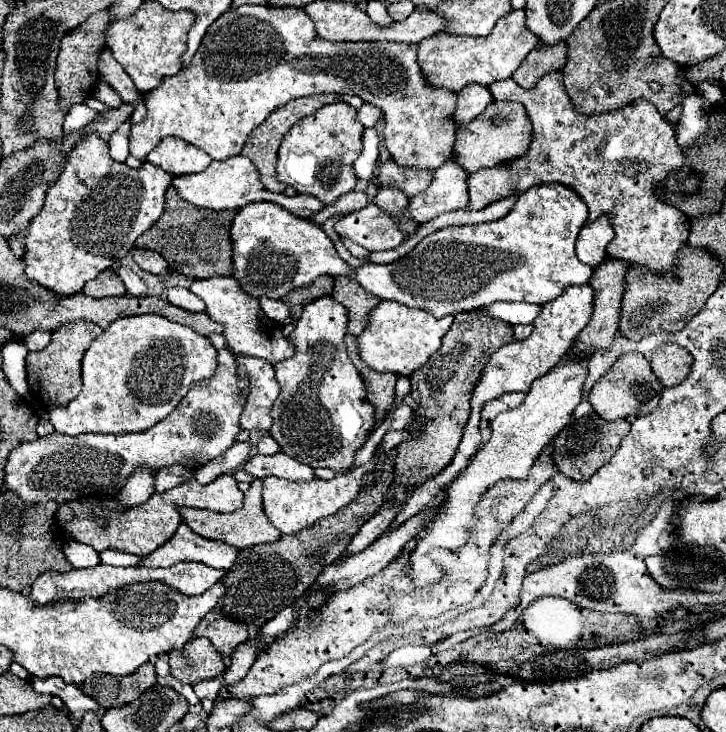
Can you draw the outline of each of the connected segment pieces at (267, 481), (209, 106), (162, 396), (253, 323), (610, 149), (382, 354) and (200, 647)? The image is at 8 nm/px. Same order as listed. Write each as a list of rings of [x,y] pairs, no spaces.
[[[360,466],[354,468],[352,472],[340,474],[332,480],[312,480],[312,482],[290,482],[290,480],[280,480],[280,478],[264,478],[264,512],[268,520],[282,532],[282,534],[294,534],[316,520],[338,512],[340,508],[348,506],[360,492],[362,478],[364,474],[370,472],[370,466]]]
[[[244,4],[244,6],[238,6],[238,8],[230,8],[228,12],[224,12],[206,32],[206,36],[202,38],[202,44],[198,48],[198,52],[194,54],[192,62],[180,70],[178,74],[174,76],[168,76],[162,80],[162,84],[144,94],[144,102],[146,102],[146,108],[148,108],[148,114],[144,116],[144,120],[140,124],[132,124],[132,130],[130,130],[130,154],[142,162],[146,162],[146,156],[148,152],[152,152],[162,138],[168,138],[168,136],[174,136],[174,138],[182,138],[194,146],[198,146],[200,150],[204,150],[206,154],[210,154],[212,160],[226,160],[226,158],[232,158],[232,156],[238,156],[240,150],[244,148],[246,144],[246,138],[248,134],[260,126],[276,108],[284,106],[286,102],[294,100],[294,98],[302,98],[302,96],[310,96],[310,94],[324,94],[324,92],[334,92],[334,94],[356,94],[360,96],[364,102],[370,102],[378,108],[382,108],[384,112],[384,122],[386,122],[386,128],[384,128],[384,144],[388,148],[388,152],[392,154],[392,158],[400,164],[400,166],[410,166],[410,168],[440,168],[450,156],[452,156],[452,142],[456,140],[456,132],[454,132],[454,122],[452,122],[452,114],[454,114],[454,106],[456,106],[456,94],[450,92],[450,90],[444,90],[444,88],[432,88],[424,82],[422,78],[422,72],[418,68],[418,62],[416,62],[416,44],[398,44],[398,42],[328,42],[324,38],[320,38],[316,34],[316,26],[312,22],[312,18],[308,18],[308,14],[304,14],[304,8],[278,8],[278,6],[252,6],[252,4]]]
[[[124,316],[106,328],[88,348],[82,358],[84,390],[68,406],[48,408],[48,418],[58,434],[126,434],[142,432],[166,418],[186,396],[190,386],[198,380],[210,378],[216,370],[216,348],[206,336],[196,334],[192,328],[174,324],[162,316]]]
[[[208,278],[208,280],[194,280],[190,290],[200,296],[206,302],[206,314],[224,326],[222,334],[228,340],[228,350],[234,350],[234,354],[250,354],[254,358],[268,360],[272,366],[276,362],[288,360],[294,354],[292,342],[282,334],[280,324],[272,322],[264,316],[260,304],[256,298],[252,298],[242,286],[232,278]]]
[[[560,70],[556,74],[548,74],[548,78],[542,78],[532,90],[524,90],[508,80],[494,82],[490,86],[490,92],[494,100],[518,100],[526,106],[526,112],[532,120],[532,126],[536,126],[536,138],[532,140],[532,146],[526,156],[510,160],[506,164],[478,170],[476,174],[468,176],[468,192],[470,192],[470,210],[480,210],[496,200],[520,196],[530,186],[544,184],[544,182],[560,182],[576,190],[582,200],[586,202],[590,210],[588,222],[596,220],[600,214],[608,214],[614,226],[614,240],[610,242],[610,248],[606,248],[608,256],[620,258],[628,264],[640,264],[654,272],[668,272],[676,264],[676,252],[686,242],[690,232],[690,220],[684,212],[678,208],[660,202],[654,194],[654,184],[664,180],[666,174],[674,168],[680,168],[684,164],[684,156],[680,146],[676,146],[674,130],[666,122],[666,118],[652,106],[650,102],[636,102],[636,106],[626,106],[624,110],[614,110],[612,114],[578,114],[578,110],[568,102],[568,94],[564,94],[564,86],[560,86]]]
[[[380,302],[368,318],[368,326],[356,338],[358,354],[376,372],[394,372],[400,376],[410,376],[420,366],[424,366],[428,358],[440,348],[442,336],[452,326],[452,322],[452,316],[434,318],[424,310],[406,308],[396,302]]]
[[[192,638],[182,650],[170,650],[170,674],[186,684],[214,678],[226,670],[222,654],[206,640]]]

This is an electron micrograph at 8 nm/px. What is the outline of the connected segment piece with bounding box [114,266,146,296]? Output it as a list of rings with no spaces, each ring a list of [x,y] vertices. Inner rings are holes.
[[[116,266],[114,268],[116,274],[122,278],[122,282],[126,284],[126,290],[128,294],[132,296],[144,296],[144,290],[146,290],[146,284],[130,270],[130,268],[124,268],[124,266]]]

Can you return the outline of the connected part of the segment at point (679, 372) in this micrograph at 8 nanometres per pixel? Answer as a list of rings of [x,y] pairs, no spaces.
[[[672,342],[662,344],[652,354],[652,370],[654,370],[656,378],[662,382],[662,386],[680,384],[688,376],[690,366],[692,366],[690,352]]]

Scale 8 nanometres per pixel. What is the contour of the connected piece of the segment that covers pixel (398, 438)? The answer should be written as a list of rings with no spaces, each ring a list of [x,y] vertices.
[[[388,430],[382,440],[384,440],[384,446],[388,446],[388,450],[392,450],[392,448],[396,448],[396,446],[398,446],[402,440],[406,440],[406,438],[408,438],[408,432],[404,432],[404,430],[400,430],[400,432]]]

